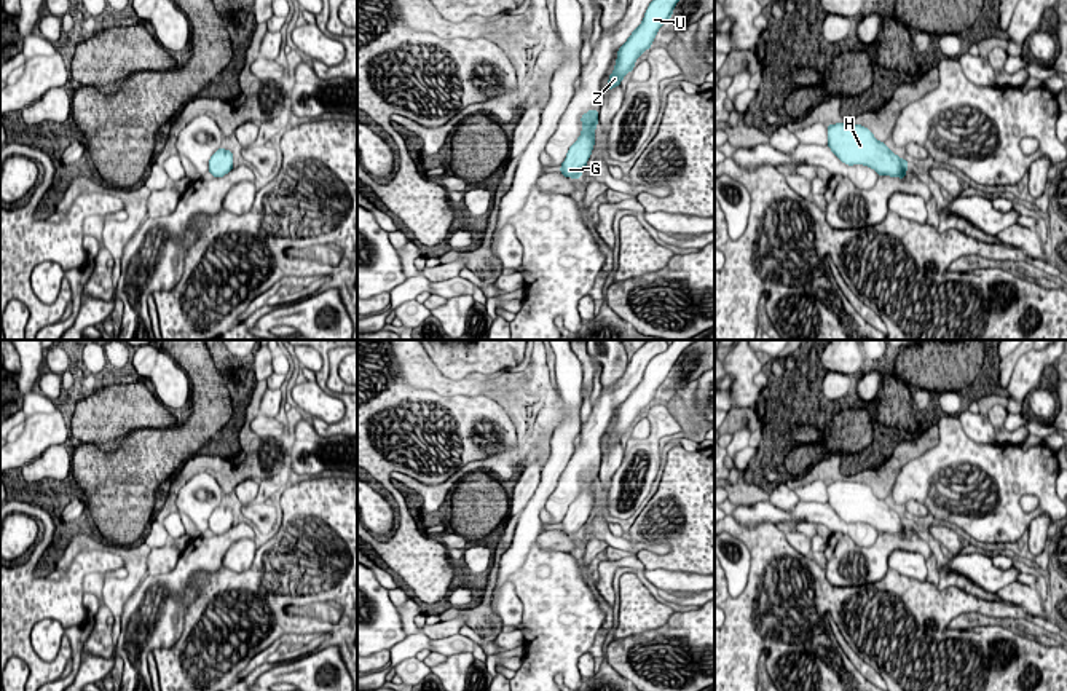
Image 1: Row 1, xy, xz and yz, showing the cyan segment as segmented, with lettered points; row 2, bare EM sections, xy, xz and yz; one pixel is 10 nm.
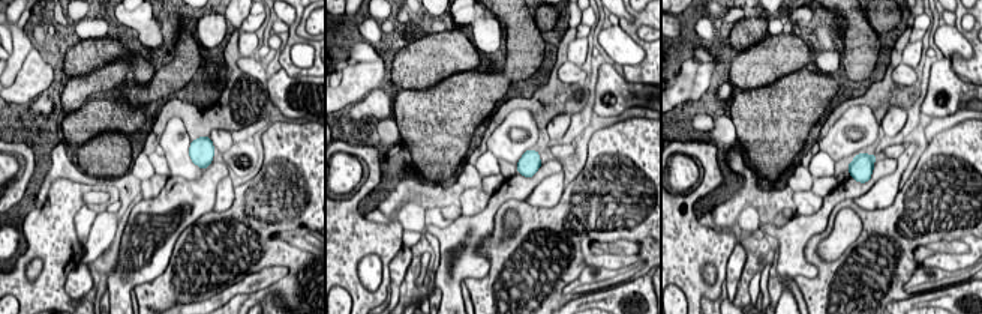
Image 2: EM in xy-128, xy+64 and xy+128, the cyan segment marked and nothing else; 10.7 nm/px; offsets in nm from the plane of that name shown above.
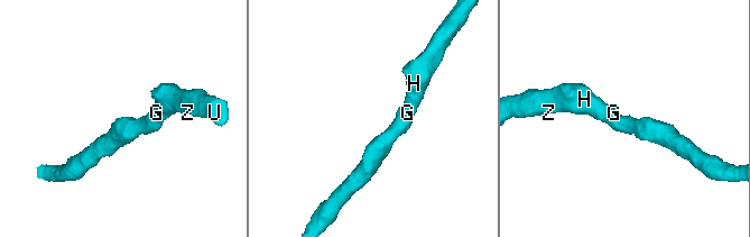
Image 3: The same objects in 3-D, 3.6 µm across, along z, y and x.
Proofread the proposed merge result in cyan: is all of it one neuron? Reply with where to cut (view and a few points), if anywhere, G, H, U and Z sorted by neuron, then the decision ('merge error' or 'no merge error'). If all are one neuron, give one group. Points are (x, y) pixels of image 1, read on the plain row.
cut none; groups G H U Z; no merge error

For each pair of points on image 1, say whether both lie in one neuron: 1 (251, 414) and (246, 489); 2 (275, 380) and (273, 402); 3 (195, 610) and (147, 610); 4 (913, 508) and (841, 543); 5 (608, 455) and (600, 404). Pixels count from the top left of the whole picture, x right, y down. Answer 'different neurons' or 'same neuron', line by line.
1: different neurons
2: different neurons
3: different neurons
4: different neurons
5: different neurons

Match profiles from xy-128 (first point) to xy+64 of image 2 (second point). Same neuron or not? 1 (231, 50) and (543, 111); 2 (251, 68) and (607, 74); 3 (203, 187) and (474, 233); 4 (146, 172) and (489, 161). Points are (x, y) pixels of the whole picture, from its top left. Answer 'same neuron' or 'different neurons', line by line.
1: same neuron
2: different neurons
3: same neuron
4: different neurons

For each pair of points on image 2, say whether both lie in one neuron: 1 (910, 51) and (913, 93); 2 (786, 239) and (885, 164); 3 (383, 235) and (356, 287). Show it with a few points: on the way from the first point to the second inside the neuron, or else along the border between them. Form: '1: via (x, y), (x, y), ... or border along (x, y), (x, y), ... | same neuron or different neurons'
1: border along (909, 42), (901, 60) | different neurons
2: via (811, 224), (841, 193), (862, 188) | same neuron
3: via (368, 242), (351, 259), (351, 272) | same neuron

